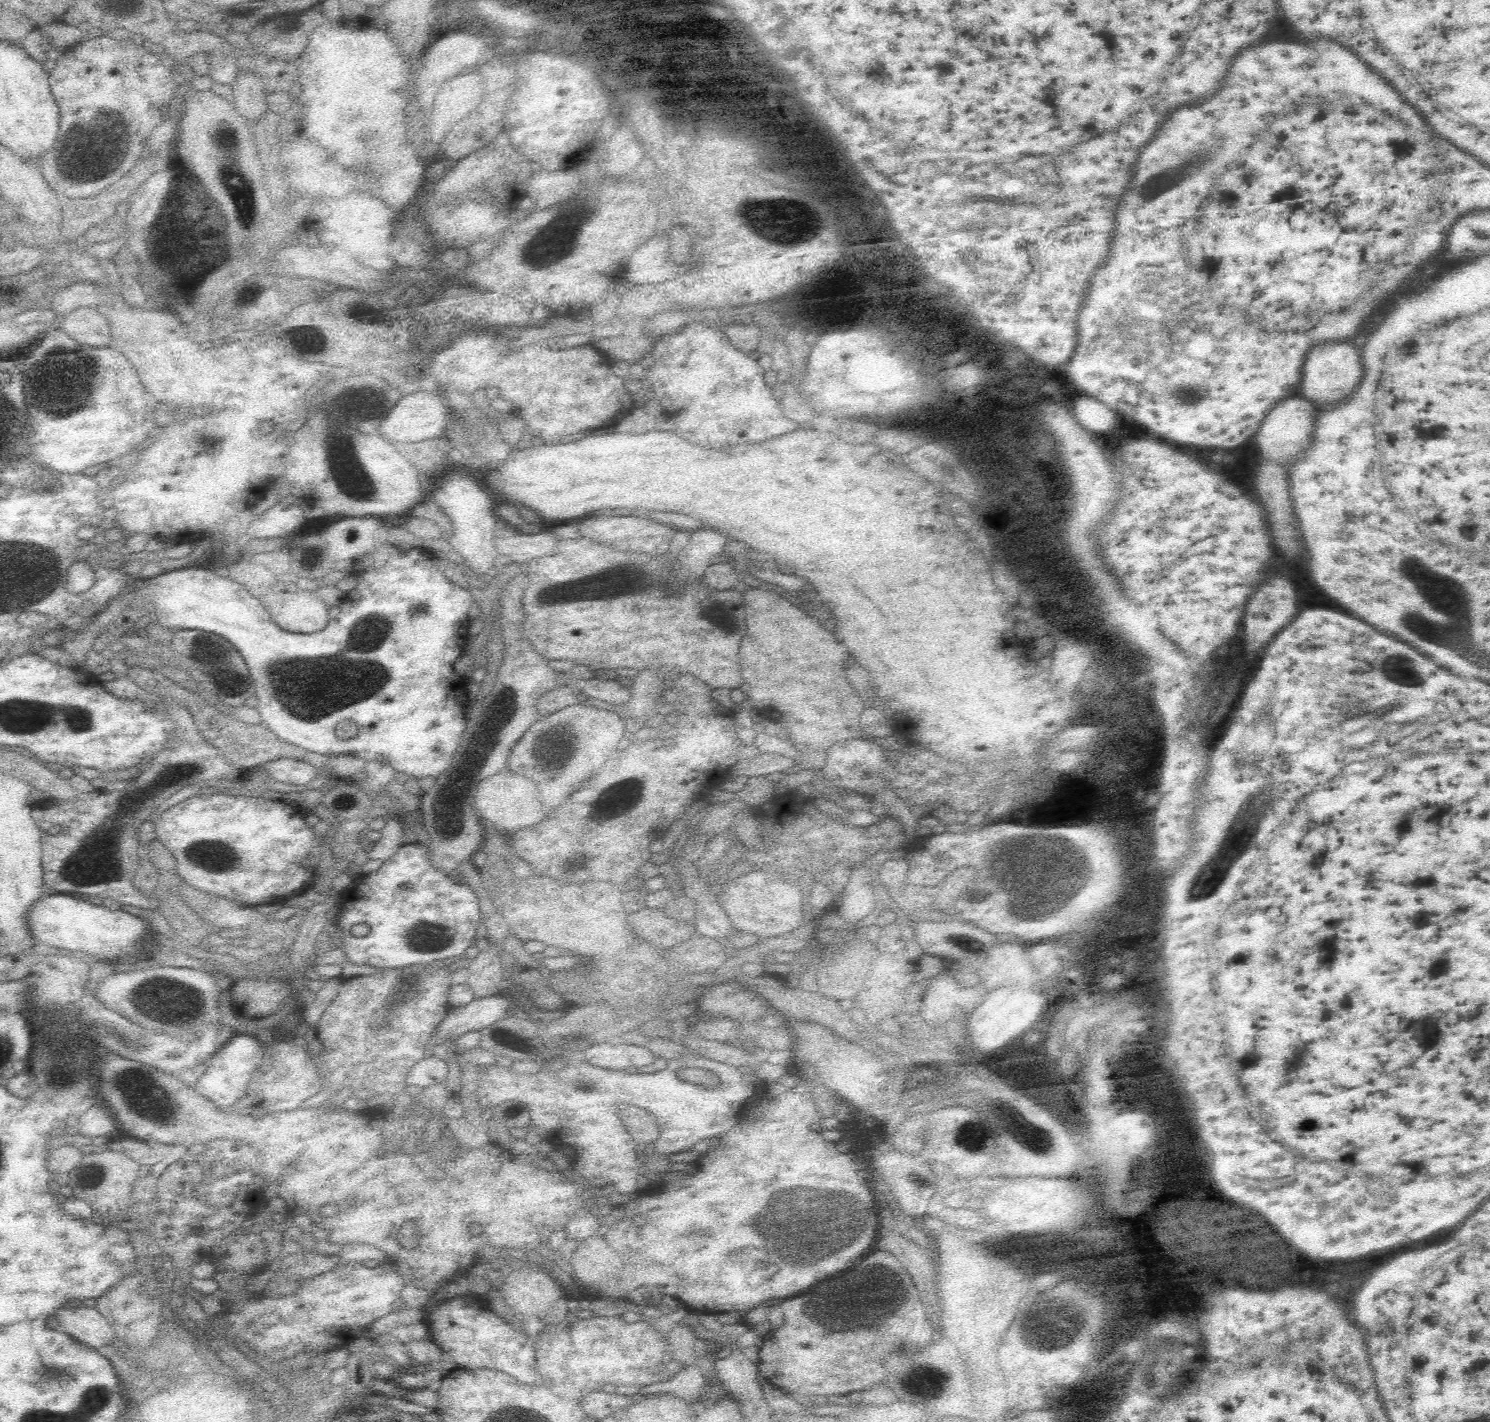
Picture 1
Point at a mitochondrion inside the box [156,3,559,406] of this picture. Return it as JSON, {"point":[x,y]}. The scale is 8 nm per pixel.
{"point":[236,201]}

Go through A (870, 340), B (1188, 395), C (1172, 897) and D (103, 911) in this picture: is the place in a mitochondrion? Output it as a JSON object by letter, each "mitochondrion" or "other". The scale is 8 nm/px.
{"A":"mitochondrion","B":"mitochondrion","C":"mitochondrion","D":"other"}

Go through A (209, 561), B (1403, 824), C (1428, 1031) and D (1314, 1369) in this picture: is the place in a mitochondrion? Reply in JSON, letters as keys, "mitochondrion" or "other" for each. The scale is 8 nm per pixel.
{"A":"other","B":"mitochondrion","C":"mitochondrion","D":"other"}

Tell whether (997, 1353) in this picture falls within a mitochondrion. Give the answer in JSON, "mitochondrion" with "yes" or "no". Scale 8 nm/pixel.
{"mitochondrion":"no"}

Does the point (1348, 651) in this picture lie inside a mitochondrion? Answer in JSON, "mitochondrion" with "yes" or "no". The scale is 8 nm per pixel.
{"mitochondrion":"no"}

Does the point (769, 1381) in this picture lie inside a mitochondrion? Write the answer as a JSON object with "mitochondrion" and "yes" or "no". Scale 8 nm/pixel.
{"mitochondrion":"no"}

